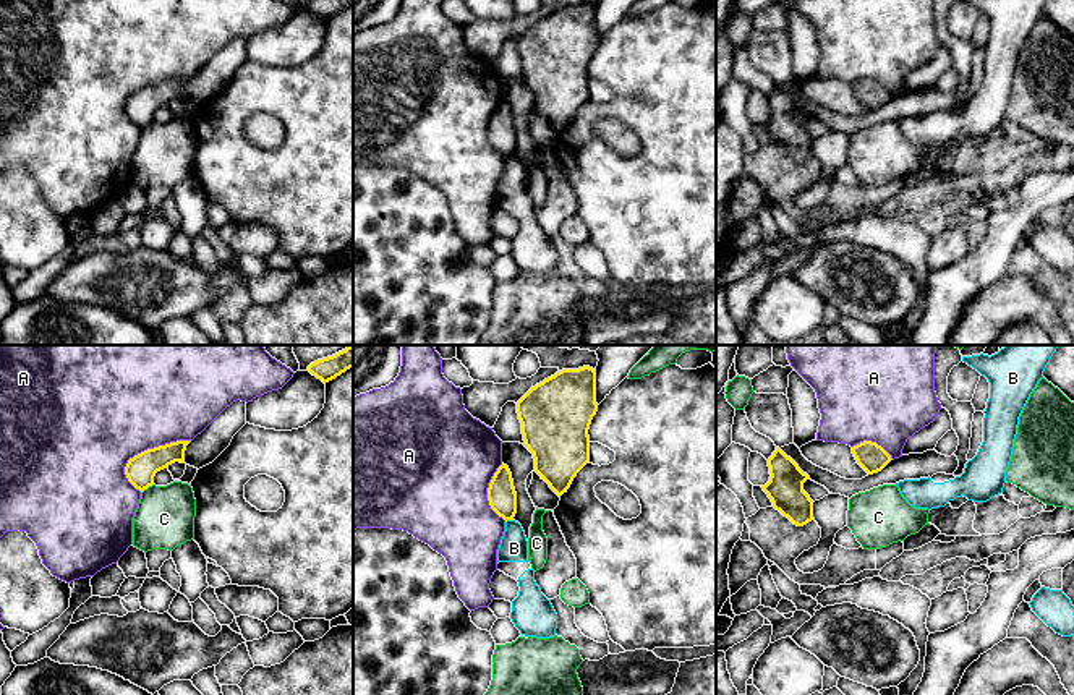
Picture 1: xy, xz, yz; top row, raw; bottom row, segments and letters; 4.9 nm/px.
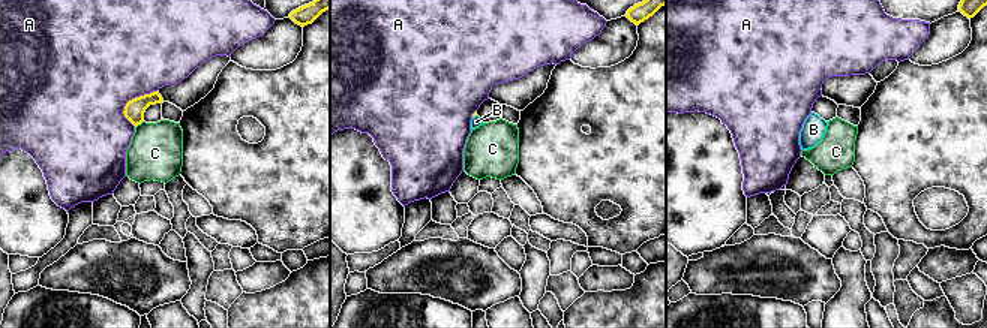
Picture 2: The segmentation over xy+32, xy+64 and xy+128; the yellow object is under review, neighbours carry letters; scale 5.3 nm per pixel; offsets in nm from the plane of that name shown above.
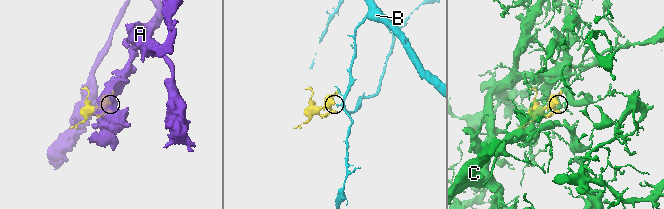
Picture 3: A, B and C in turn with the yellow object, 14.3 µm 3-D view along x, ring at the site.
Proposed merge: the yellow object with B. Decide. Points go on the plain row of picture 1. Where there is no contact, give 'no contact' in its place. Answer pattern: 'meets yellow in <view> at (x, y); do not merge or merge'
meets yellow in xz at (509, 156); do not merge

